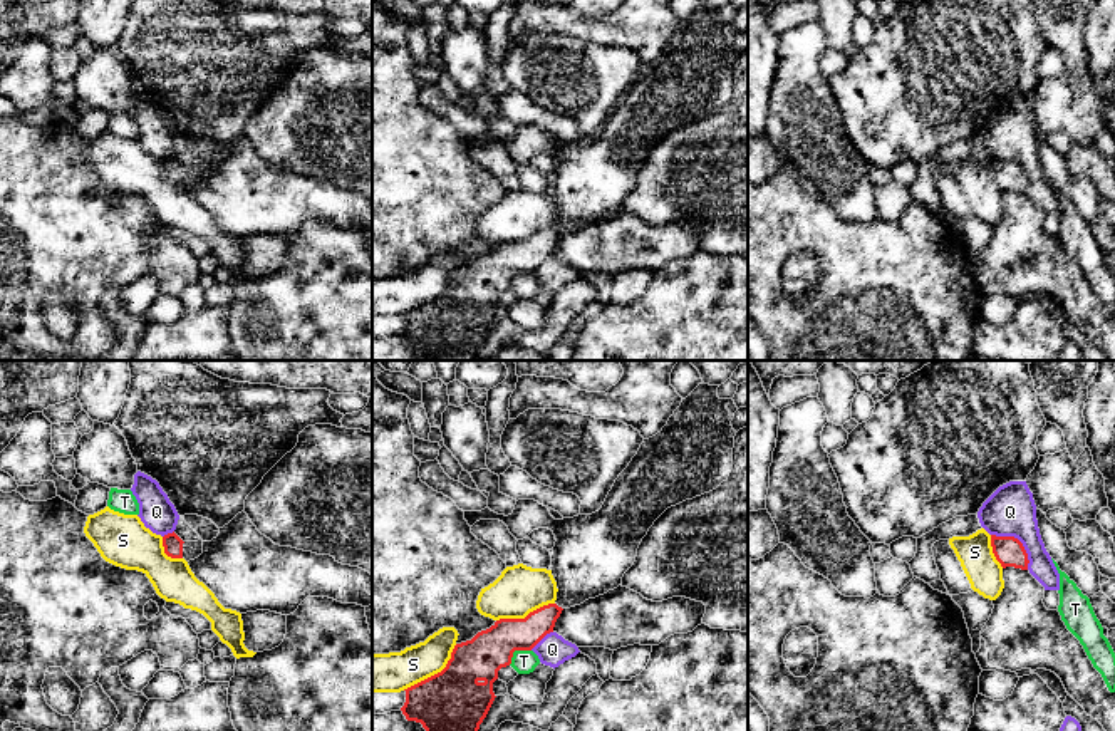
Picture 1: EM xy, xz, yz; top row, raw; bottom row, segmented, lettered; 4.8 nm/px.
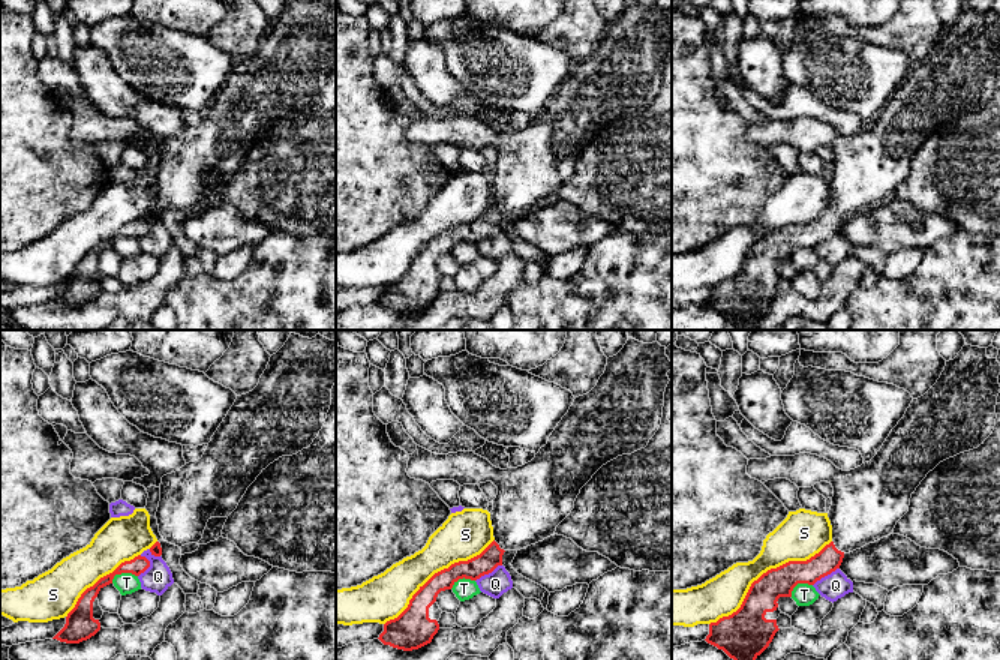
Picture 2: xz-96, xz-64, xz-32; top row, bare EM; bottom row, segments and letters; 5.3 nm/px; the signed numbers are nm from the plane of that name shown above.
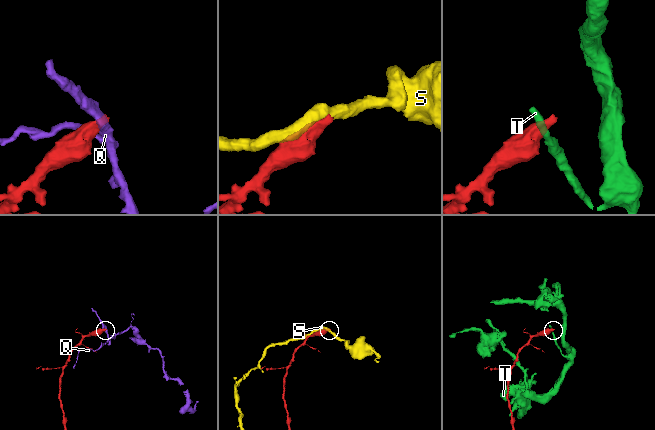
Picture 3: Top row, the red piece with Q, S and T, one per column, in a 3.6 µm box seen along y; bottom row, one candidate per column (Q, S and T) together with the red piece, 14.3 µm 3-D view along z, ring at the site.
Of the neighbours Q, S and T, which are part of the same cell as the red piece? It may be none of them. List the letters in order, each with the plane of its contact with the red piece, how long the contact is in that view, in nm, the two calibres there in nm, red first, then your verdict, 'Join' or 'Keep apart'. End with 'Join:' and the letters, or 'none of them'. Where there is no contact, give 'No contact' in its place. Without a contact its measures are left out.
Q: Touches red in yz. Shared border 260 nm. Thickness 140 nm (red) against 240 nm. Keep apart
S: Touches red in xz. Shared border 340 nm. Thickness 340 nm (red) against 190 nm. Keep apart
T: Touches red in xz. Shared border 130 nm. Thickness 200 nm (red) against 110 nm. Keep apart
Join: none of them

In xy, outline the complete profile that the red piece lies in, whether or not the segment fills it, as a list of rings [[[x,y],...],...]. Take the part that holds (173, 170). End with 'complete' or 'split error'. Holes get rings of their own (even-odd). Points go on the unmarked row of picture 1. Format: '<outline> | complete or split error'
[[[174,156],[163,161],[164,178],[171,183],[184,183],[186,186],[203,178],[203,164],[183,166]]] | split error

